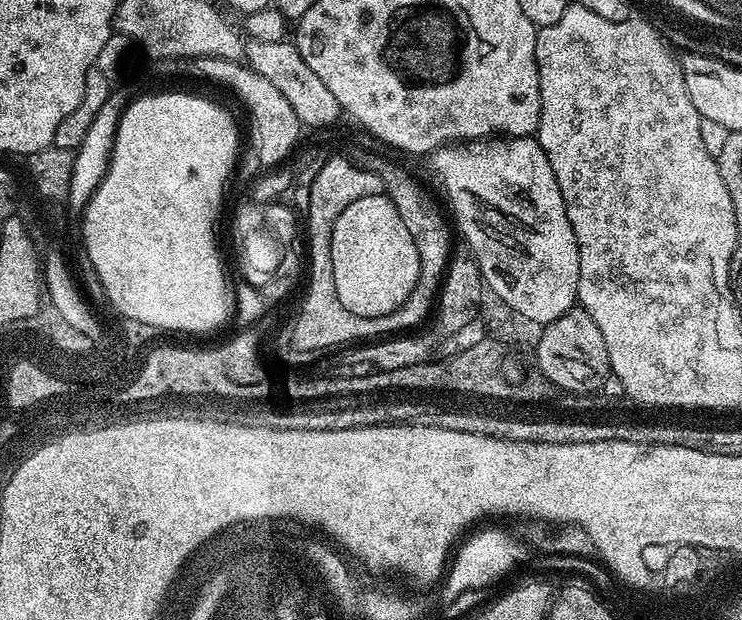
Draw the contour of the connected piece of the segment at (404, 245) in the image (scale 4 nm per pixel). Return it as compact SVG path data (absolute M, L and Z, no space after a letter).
M361 194L358 202L350 202L338 222L334 222L332 249L338 266L338 287L340 297L347 301L350 310L363 310L365 315L373 316L376 310L387 310L396 307L399 300L404 300L404 292L413 292L420 277L420 259L402 215L398 214L392 202L384 194Z

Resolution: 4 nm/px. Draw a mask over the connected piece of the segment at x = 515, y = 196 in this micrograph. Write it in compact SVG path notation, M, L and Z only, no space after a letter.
M509 136L457 142L437 148L430 160L456 215L455 227L460 227L491 295L542 325L577 307L578 242L540 141Z

